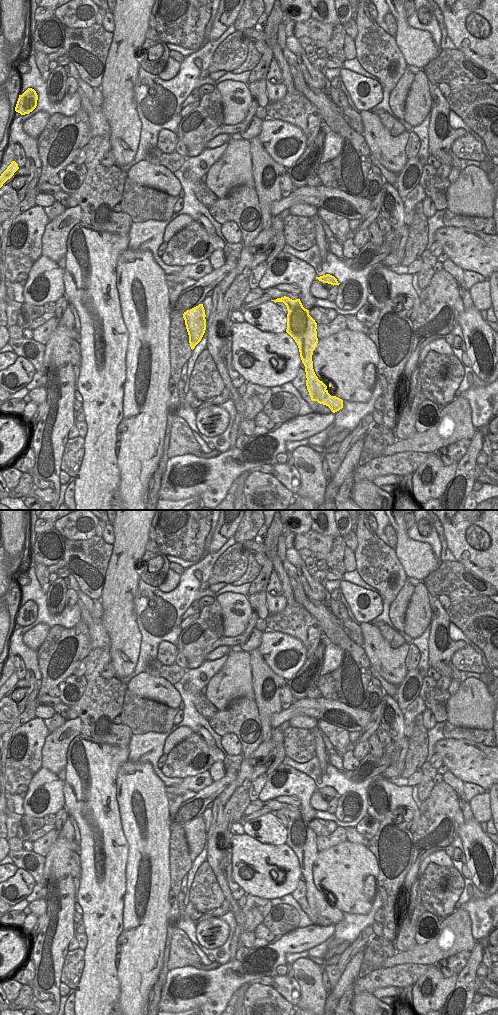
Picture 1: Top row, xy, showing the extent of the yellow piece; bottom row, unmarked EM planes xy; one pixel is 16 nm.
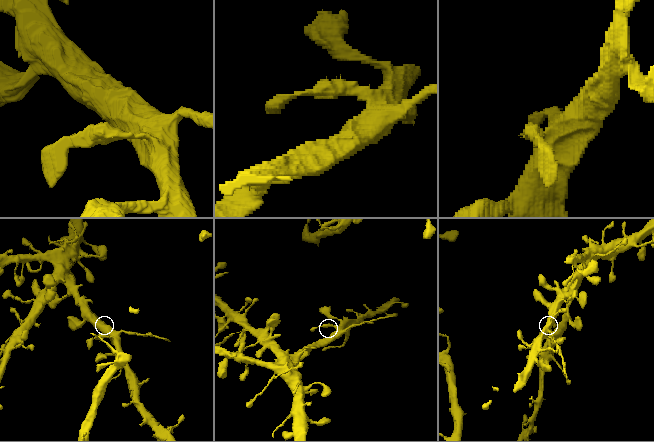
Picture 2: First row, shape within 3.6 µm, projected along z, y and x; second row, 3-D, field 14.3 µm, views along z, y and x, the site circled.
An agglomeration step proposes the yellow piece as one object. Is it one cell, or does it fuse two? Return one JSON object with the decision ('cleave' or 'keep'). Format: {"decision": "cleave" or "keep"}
{"decision": "cleave"}

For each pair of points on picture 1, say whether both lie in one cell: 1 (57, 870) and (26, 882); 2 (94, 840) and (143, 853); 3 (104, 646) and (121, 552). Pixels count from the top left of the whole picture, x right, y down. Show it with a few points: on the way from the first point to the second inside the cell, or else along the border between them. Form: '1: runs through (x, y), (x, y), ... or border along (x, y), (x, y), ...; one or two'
1: border along (36, 883), (33, 890), (25, 898); two
2: border along (121, 826), (128, 845), (126, 872); two
3: border along (100, 618), (110, 641), (111, 656); two

